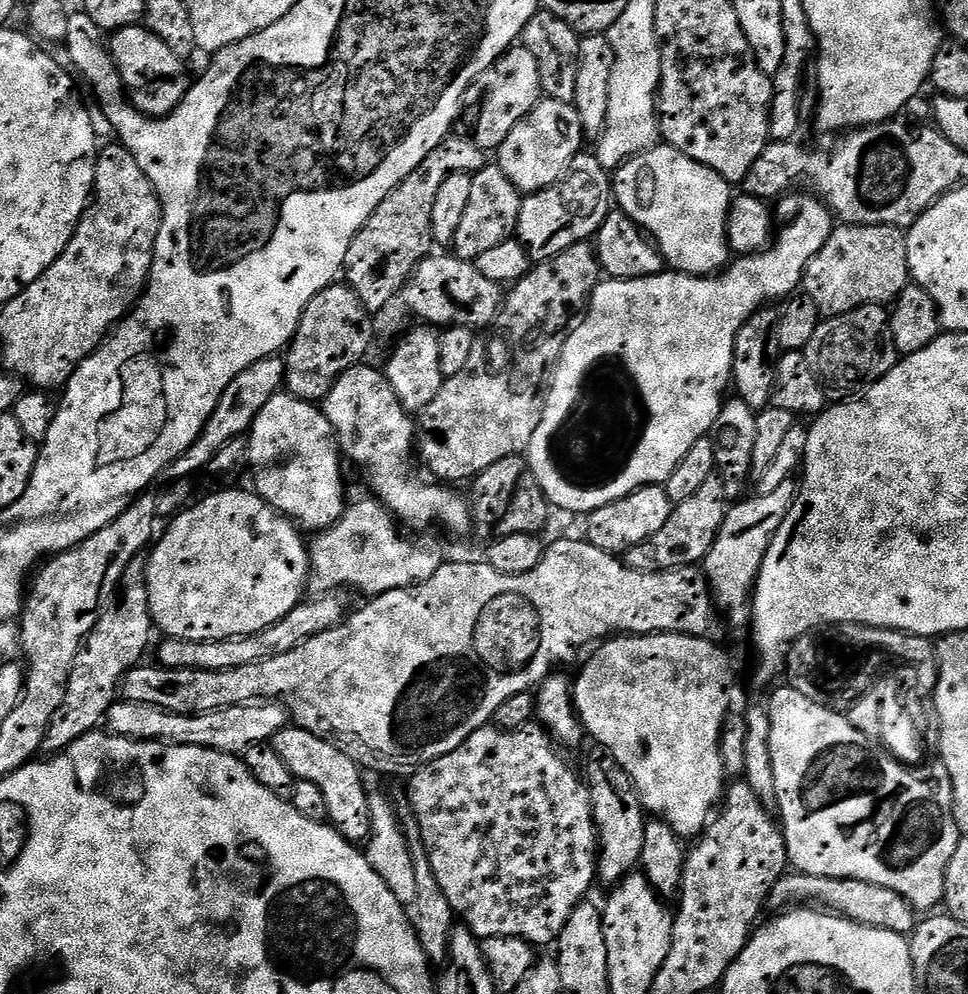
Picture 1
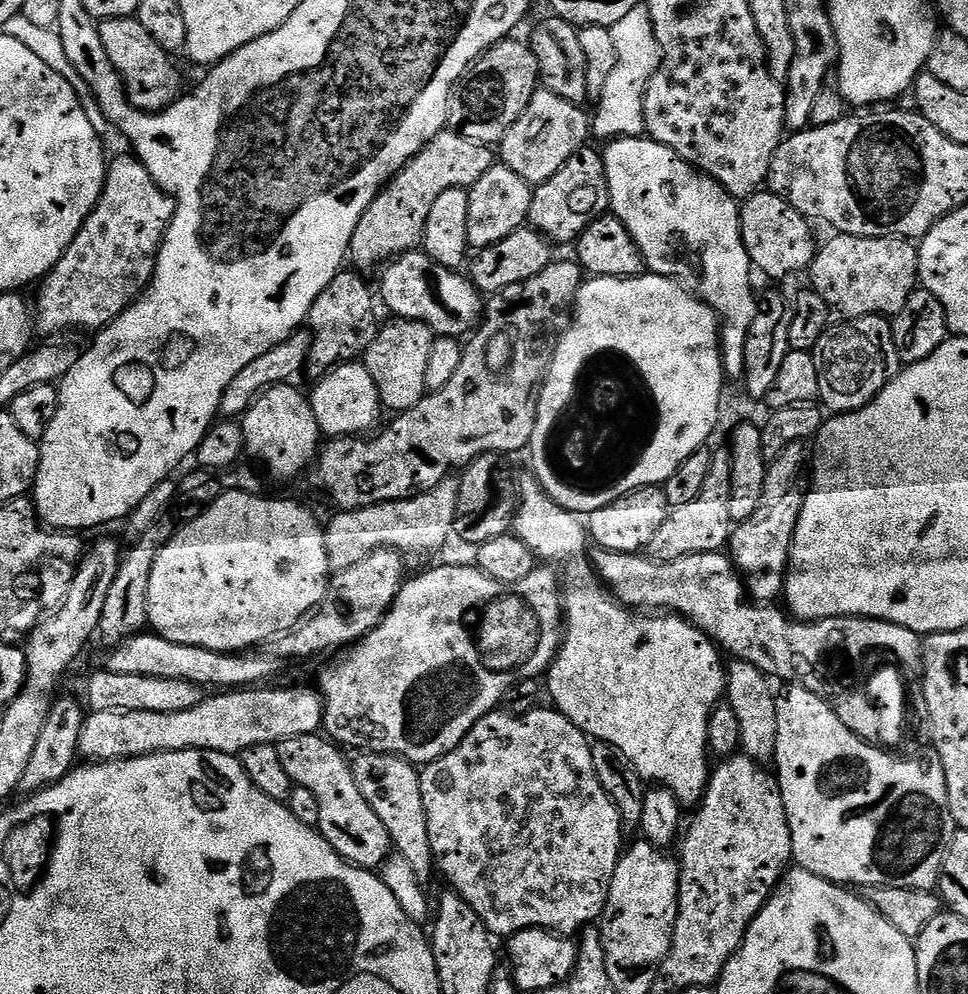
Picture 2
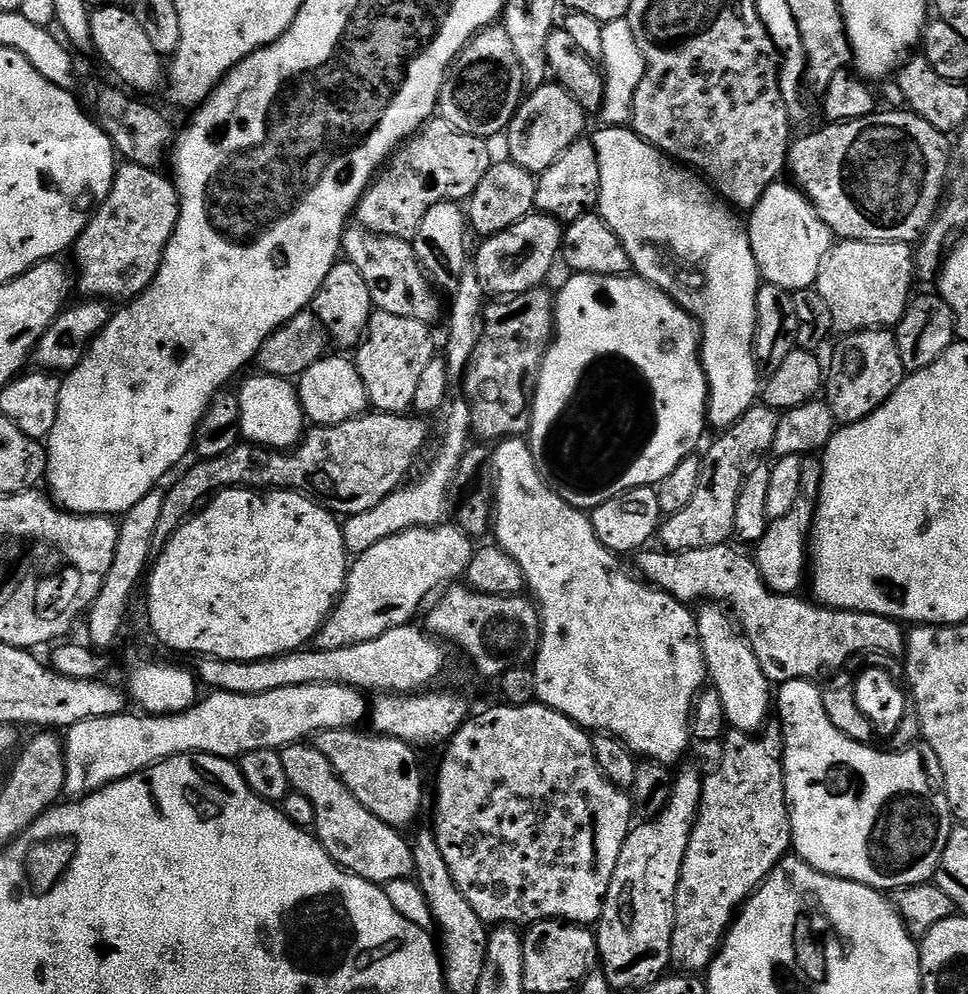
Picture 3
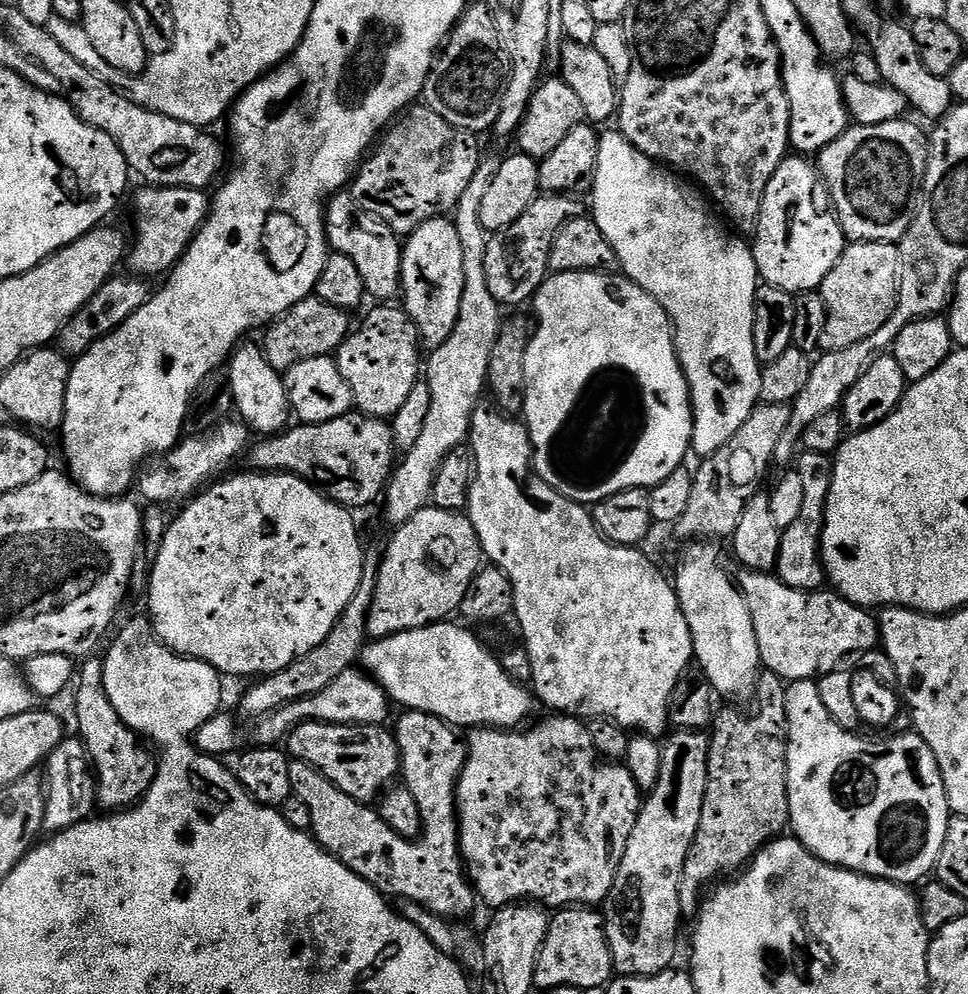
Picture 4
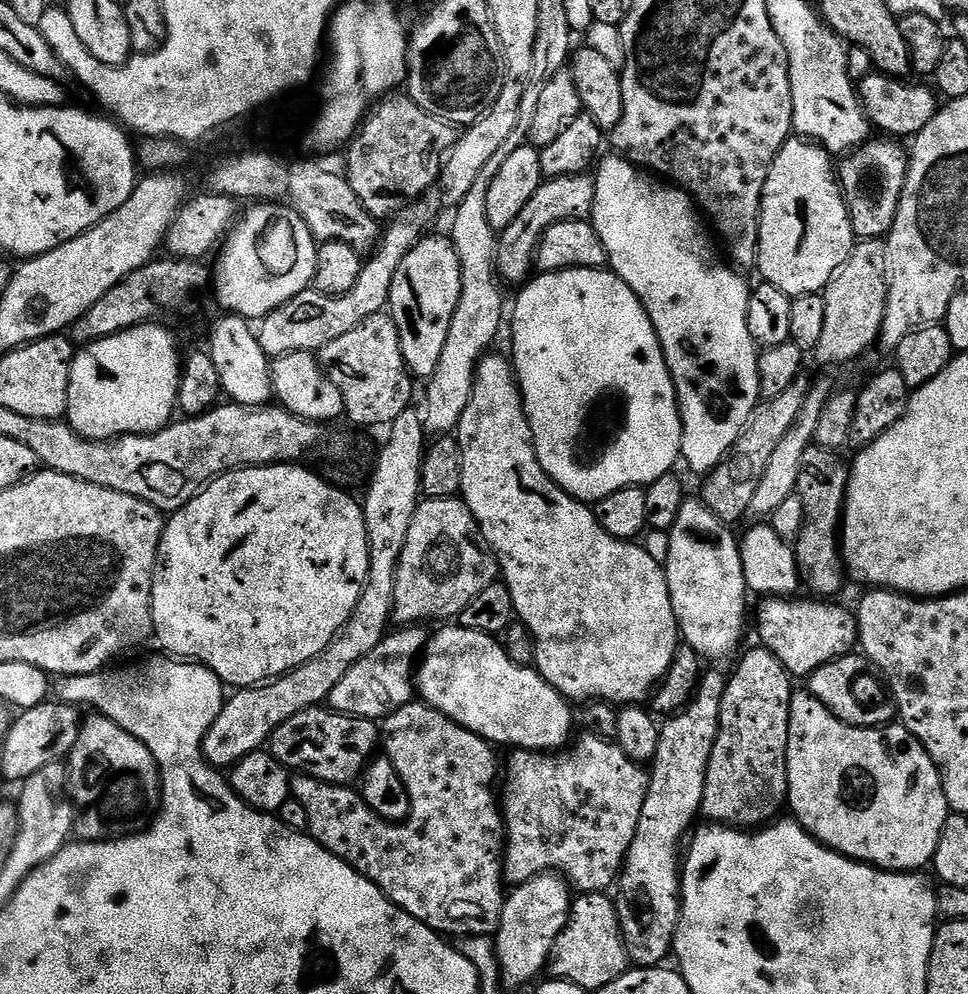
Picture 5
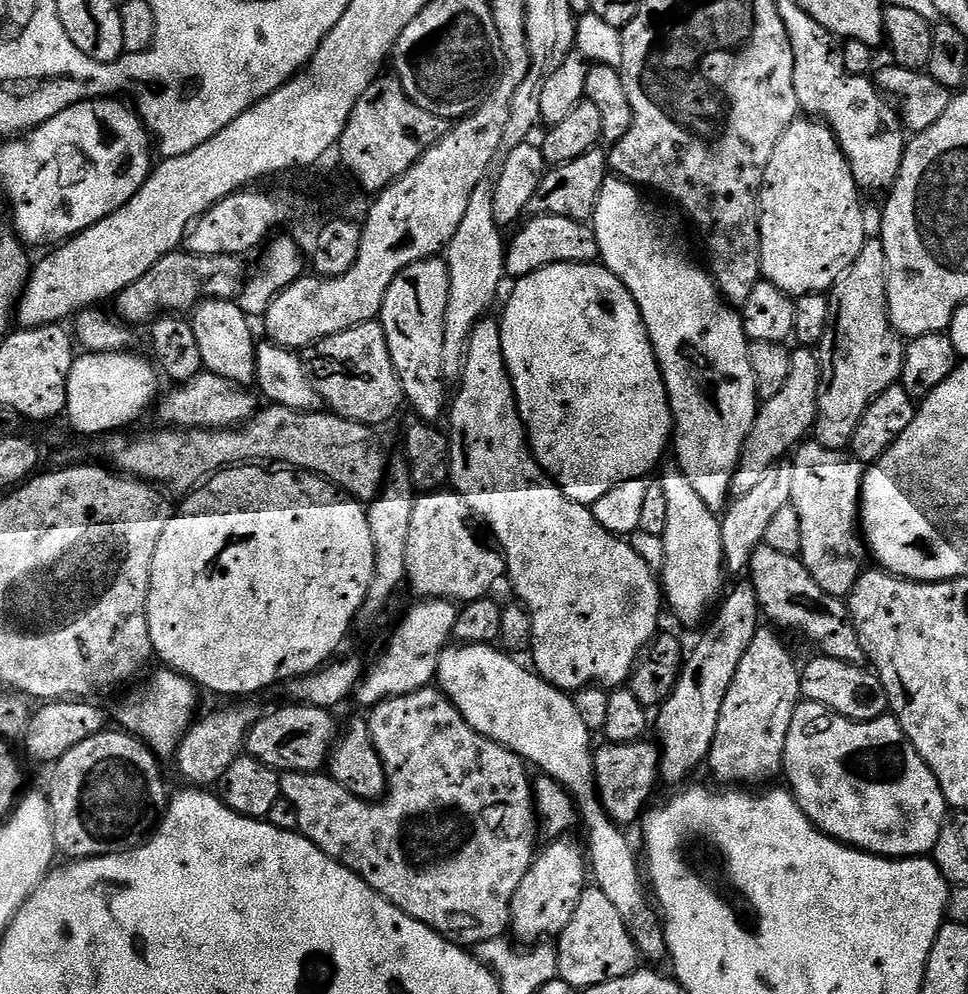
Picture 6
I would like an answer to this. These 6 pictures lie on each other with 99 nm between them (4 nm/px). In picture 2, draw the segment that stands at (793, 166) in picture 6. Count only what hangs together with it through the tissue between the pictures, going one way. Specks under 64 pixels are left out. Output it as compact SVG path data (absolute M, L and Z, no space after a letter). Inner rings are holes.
M761 190L740 204L742 242L746 246L752 267L757 273L765 272L772 280L784 280L795 272L811 269L817 254L817 241L812 241L812 228L807 216L790 206L781 196Z

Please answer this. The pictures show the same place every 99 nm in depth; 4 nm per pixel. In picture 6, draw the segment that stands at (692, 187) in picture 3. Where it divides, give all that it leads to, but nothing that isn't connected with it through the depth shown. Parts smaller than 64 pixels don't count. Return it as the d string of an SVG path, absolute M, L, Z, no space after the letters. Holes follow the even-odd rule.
M609 178L604 181L600 197L596 203L596 212L592 215L590 226L598 238L598 250L600 251L600 260L604 267L609 268L611 272L630 290L638 310L642 314L642 322L648 331L648 340L652 343L652 349L656 355L656 360L660 363L660 372L664 375L664 385L668 391L668 404L672 408L672 422L674 425L674 448L676 444L676 460L679 471L683 472L686 478L690 478L690 486L710 506L710 510L717 514L723 513L724 509L730 503L730 493L732 491L732 480L736 476L736 467L740 461L740 455L744 449L746 438L756 421L758 411L758 401L756 398L756 379L754 370L750 370L750 354L748 345L750 343L747 334L744 332L743 315L733 305L729 304L720 290L716 286L715 280L703 267L699 268L694 261L688 257L688 252L684 249L684 240L680 237L680 232L676 229L676 220L672 216L667 216L660 208L655 208L652 204L644 204L645 193L637 185L631 184L628 180L619 178Z

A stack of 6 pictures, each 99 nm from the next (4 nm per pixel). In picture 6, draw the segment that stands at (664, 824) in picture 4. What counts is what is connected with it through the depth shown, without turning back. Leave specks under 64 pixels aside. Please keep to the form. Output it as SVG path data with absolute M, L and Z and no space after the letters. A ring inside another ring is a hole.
M744 582L730 592L723 597L724 609L713 622L712 629L697 642L696 649L693 652L691 649L685 659L684 669L670 698L658 709L660 717L657 720L655 717L654 728L660 731L658 740L662 745L660 775L665 785L683 785L683 780L699 764L701 767L707 761L714 734L718 730L718 714L722 714L726 690L730 690L730 682L734 682L734 674L738 674L738 666L742 666L742 654L746 654L750 642L754 642L754 634L762 626L758 594L752 583Z

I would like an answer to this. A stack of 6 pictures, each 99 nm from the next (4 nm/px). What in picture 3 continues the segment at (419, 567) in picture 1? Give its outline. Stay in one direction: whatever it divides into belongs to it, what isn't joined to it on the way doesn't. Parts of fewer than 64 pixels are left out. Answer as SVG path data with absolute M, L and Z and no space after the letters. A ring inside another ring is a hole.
M459 399L446 403L442 409L444 421L440 424L440 449L437 450L432 465L425 470L424 477L405 483L404 487L387 496L378 506L357 516L349 516L343 521L344 544L349 553L359 554L370 550L370 546L382 542L382 538L390 538L411 528L434 528L449 515L454 474L458 470L458 462L462 462L464 453L470 447L468 436L473 435L472 405L467 399Z

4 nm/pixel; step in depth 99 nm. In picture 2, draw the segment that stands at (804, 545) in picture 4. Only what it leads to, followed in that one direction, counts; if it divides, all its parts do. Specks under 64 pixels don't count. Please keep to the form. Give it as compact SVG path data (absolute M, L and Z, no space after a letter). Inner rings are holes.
M794 490L778 502L765 502L750 518L739 521L733 527L730 541L732 562L744 578L747 595L757 604L768 606L783 597L784 578L788 575L788 555L798 518L802 514L804 497L803 491Z

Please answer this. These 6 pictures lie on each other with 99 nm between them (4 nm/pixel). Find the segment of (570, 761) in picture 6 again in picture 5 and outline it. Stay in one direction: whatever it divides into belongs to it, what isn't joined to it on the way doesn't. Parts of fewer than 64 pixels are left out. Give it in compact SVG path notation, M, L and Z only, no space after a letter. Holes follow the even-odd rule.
M452 626L431 633L414 672L414 684L423 703L493 746L509 744L512 750L551 752L563 749L573 739L573 705L544 681L535 667L523 668L510 662L497 637L459 626L448 627Z

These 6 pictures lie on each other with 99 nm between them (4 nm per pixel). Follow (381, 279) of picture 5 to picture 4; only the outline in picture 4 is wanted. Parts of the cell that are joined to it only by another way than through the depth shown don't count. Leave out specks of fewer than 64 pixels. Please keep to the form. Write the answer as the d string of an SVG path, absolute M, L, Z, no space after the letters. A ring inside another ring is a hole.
M309 298L298 302L263 333L262 347L270 366L283 374L298 362L306 362L306 358L332 356L348 337L348 316L345 309L330 306L325 300Z

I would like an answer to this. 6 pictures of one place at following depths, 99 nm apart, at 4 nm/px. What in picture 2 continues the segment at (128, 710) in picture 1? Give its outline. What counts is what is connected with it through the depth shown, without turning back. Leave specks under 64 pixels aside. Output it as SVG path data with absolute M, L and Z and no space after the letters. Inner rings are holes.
M260 686L255 690L224 690L219 694L209 695L198 706L190 710L181 712L147 712L146 710L102 710L101 712L92 712L85 717L82 728L82 738L80 739L80 756L88 762L103 762L105 760L129 760L131 756L149 756L155 752L181 752L191 748L207 748L209 752L227 752L229 754L239 754L246 750L246 746L262 746L263 744L282 743L286 738L298 738L302 734L317 735L321 731L326 715L326 705L323 696L315 687L312 688L272 688L276 686Z

